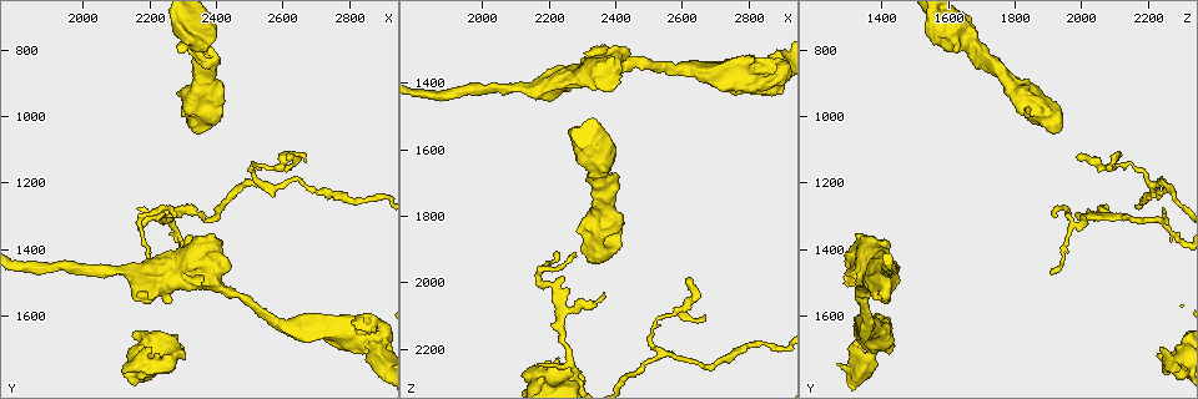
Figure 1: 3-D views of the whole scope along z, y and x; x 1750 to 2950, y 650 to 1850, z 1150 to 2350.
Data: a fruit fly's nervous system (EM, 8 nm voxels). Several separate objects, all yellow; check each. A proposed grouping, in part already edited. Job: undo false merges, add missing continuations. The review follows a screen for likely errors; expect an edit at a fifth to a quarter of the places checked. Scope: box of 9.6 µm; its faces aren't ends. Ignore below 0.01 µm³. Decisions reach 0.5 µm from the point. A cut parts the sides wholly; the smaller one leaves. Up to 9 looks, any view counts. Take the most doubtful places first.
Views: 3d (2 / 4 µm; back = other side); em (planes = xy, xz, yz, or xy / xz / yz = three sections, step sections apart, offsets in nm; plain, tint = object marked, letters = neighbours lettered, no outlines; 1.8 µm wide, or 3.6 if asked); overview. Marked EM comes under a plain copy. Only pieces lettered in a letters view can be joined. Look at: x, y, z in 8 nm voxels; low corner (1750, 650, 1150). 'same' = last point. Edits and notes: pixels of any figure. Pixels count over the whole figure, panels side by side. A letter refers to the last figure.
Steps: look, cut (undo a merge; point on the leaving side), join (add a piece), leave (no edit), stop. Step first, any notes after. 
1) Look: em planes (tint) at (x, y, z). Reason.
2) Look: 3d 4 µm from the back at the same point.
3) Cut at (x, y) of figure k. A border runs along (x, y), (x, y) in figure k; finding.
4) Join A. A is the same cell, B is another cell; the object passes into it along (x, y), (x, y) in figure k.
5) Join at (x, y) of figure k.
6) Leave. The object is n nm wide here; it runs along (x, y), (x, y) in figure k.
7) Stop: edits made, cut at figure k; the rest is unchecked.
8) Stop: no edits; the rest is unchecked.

Look: 3d 2 µm at (2540, 1200, 2200). Three arms meet.

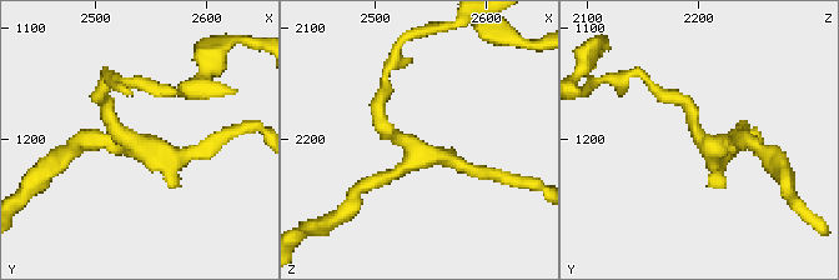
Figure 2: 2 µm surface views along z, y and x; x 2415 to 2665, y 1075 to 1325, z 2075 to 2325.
Look: em planes (letters) at (2530, 1204, 2210). 3 arms meet here; shape alone is not enough.

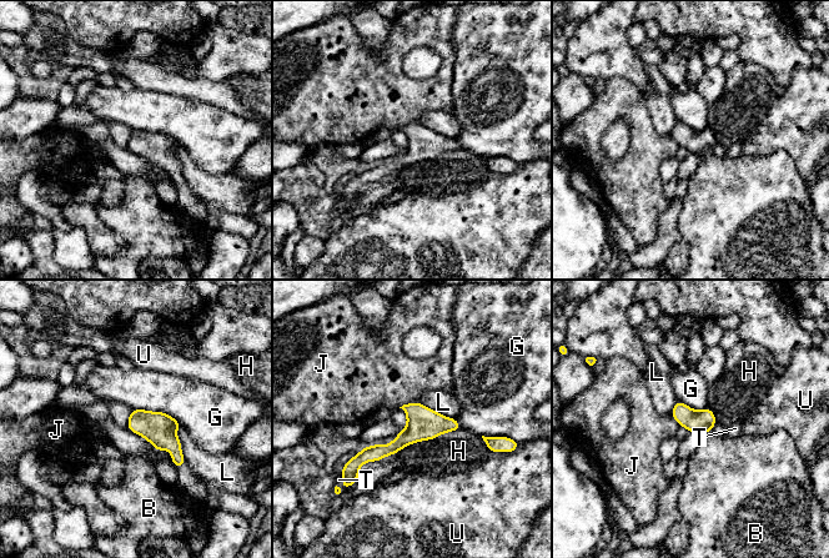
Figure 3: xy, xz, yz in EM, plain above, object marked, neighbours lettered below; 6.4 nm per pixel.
Leave. B, G, H, J, L, T and U are other cells; a border runs along (131, 408), (161, 411), (182, 426) in figure 3; all the same neuron.

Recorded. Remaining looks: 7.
Look: em planes (letters) at (2370, 920, 1820).

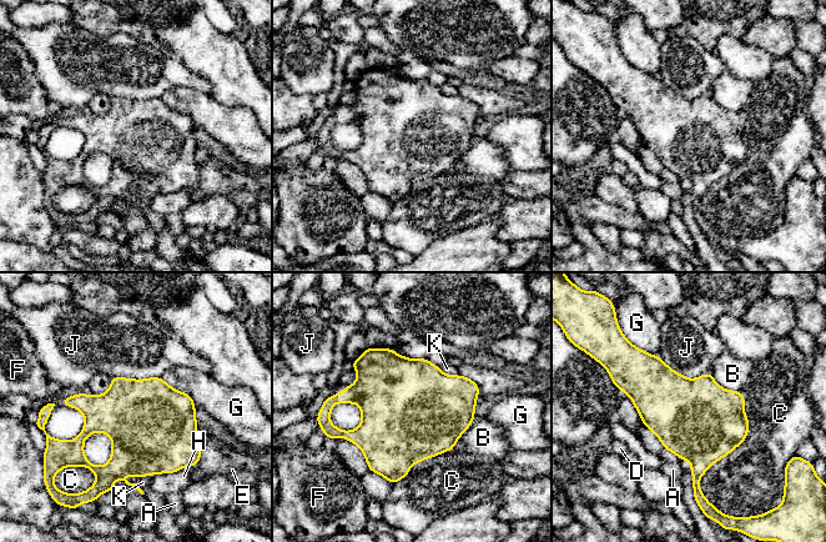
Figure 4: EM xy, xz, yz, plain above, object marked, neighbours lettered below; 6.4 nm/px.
Leave. A, B, C, D, E, F, G, H, J and K are other cells; a border runs along (659, 355), (689, 379), (709, 372) in figure 4; one neuron here.

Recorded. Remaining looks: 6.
Look: em xy step 4 (tint) at (2120, 1770, 2280). Thick end.

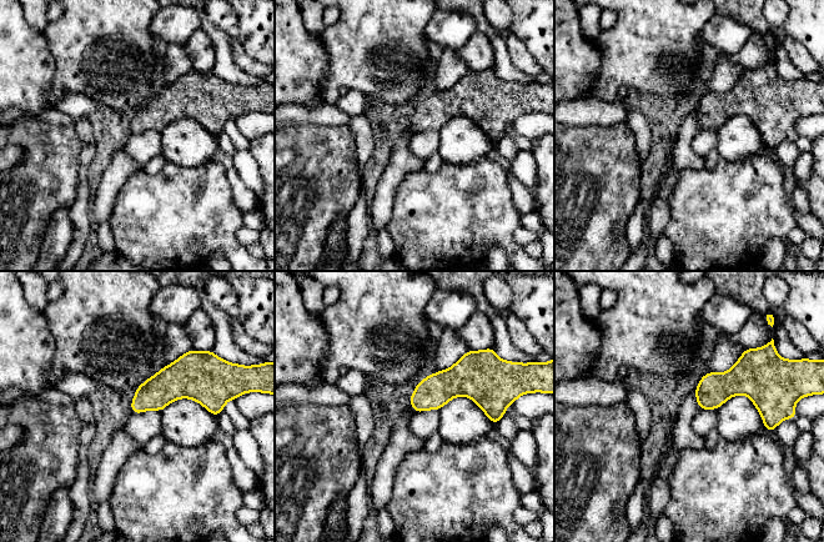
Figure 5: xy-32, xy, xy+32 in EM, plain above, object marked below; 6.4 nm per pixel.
Look: em planes (letters) at the same point. Another direction.

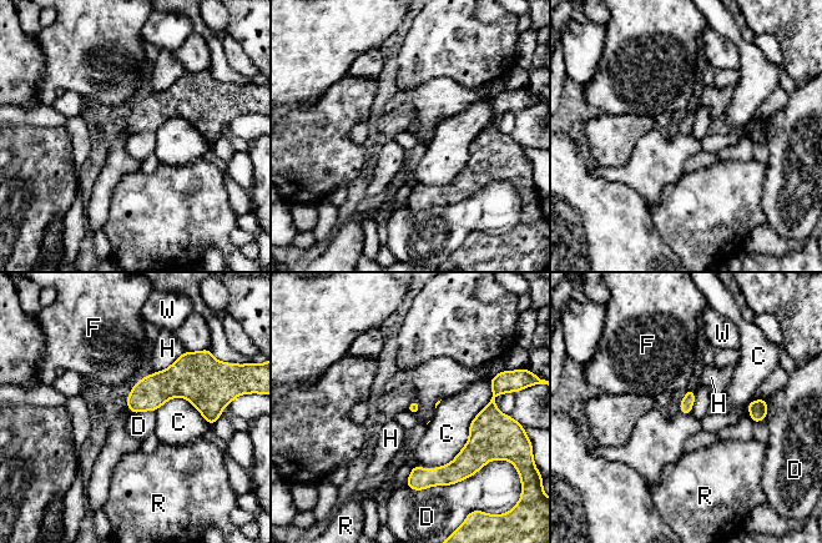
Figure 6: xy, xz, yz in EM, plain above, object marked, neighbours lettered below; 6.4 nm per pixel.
Leave. C, D, F, H, R and W are other cells; a border runs along (468, 476), (419, 489), (406, 486) in figure 6; no lettered piece goes on from it.

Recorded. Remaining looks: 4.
Look: em planes (letters) at (2360, 1300, 2030). Free end.

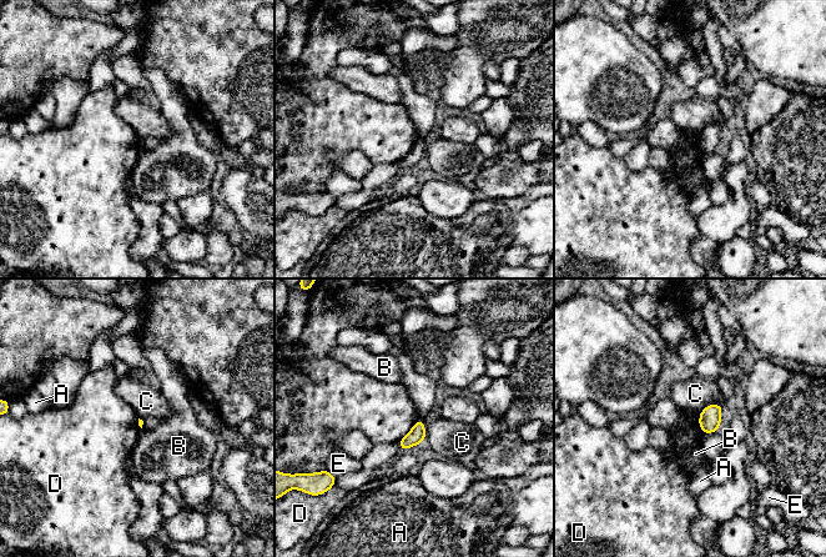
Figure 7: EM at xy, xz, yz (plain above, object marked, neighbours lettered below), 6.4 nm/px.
Leave. A, B, C, D and E are other cells; a border runs along (418, 417), (414, 425), (398, 441) in figure 7; no lettered piece goes on from it.

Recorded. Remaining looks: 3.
Stop: no edits; the rest is unchecked.

